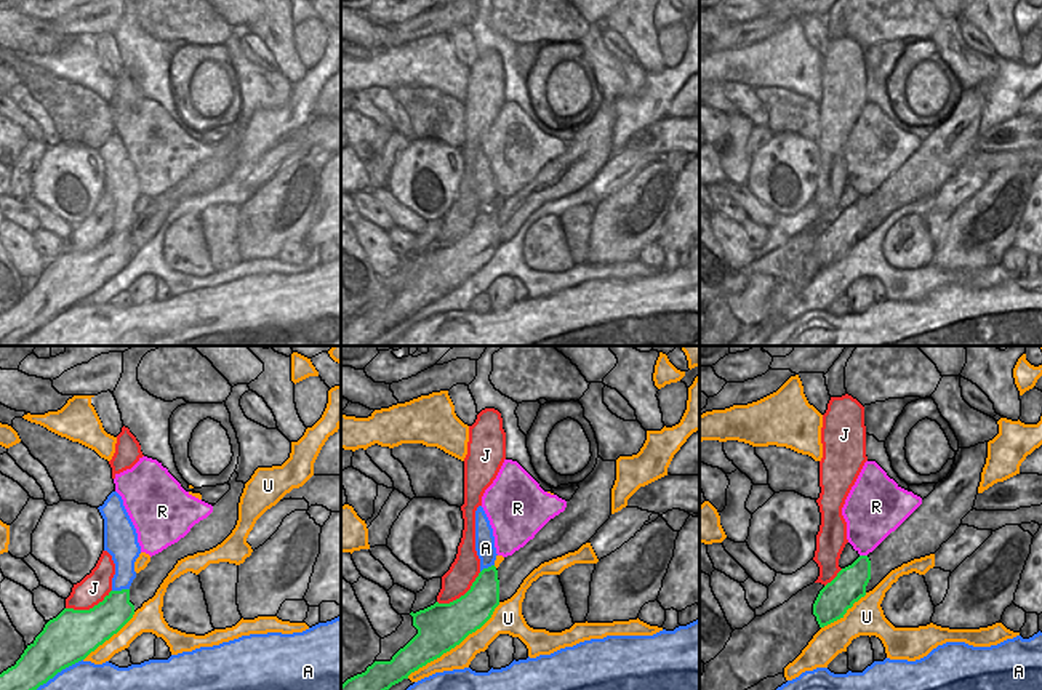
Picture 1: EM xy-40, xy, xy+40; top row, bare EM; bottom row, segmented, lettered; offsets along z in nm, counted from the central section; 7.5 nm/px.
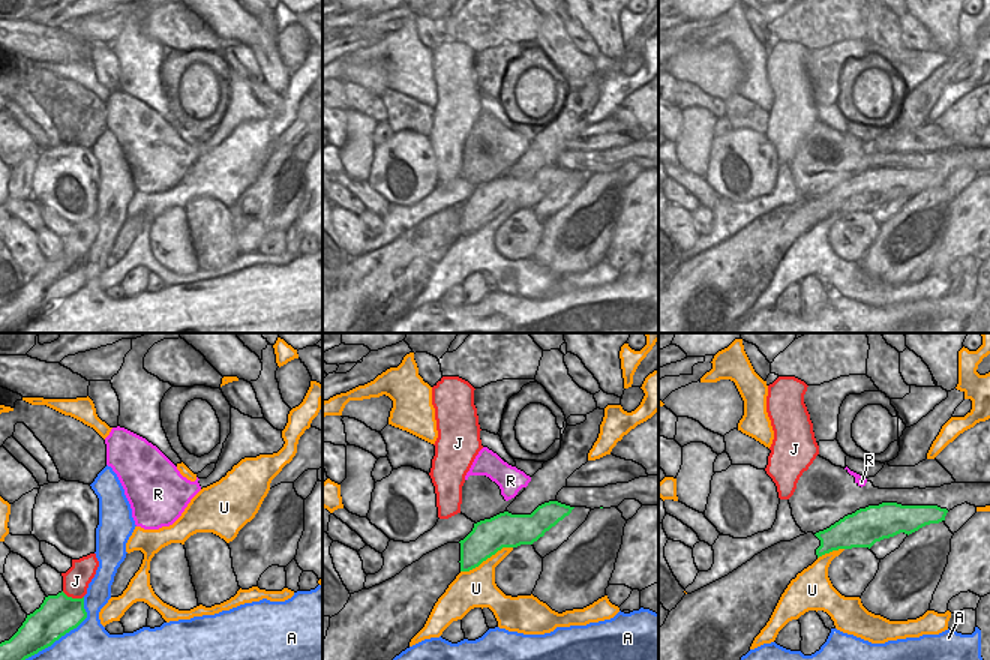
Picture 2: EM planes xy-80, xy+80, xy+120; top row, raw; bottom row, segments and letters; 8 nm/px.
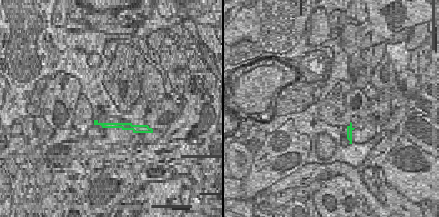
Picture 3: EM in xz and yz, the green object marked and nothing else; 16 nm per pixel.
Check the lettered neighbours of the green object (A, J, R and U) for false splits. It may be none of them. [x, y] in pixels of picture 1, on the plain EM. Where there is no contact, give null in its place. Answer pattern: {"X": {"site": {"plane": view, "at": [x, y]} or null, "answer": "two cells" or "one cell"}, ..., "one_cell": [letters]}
{"A": {"site": {"plane": "xy-40", "at": [45, 324]}, "answer": "two cells"}, "J": {"site": {"plane": "xy", "at": [461, 237]}, "answer": "two cells"}, "R": {"site": {"plane": "xy+40", "at": [863, 197]}, "answer": "two cells"}, "U": {"site": {"plane": "xy", "at": [455, 287]}, "answer": "two cells"}, "one_cell": []}

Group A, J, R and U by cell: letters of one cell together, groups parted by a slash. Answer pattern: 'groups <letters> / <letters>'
groups A / J / R / U

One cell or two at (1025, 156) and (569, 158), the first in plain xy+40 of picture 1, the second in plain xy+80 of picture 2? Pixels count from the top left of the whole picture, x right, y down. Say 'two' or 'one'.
one

